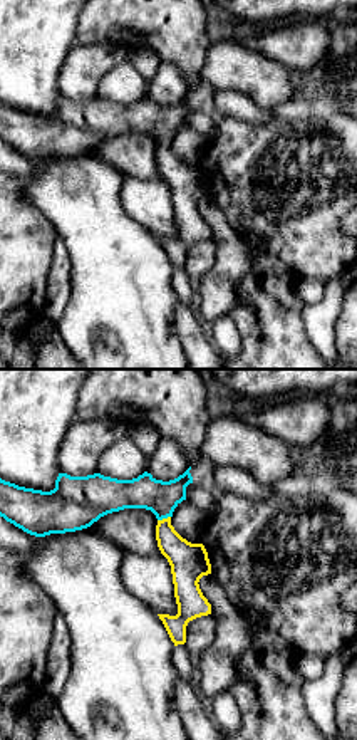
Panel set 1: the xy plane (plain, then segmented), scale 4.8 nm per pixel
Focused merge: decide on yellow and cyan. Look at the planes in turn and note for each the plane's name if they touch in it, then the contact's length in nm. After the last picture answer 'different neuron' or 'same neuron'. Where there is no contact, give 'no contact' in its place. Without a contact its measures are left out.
contact in xy; length 70 nm

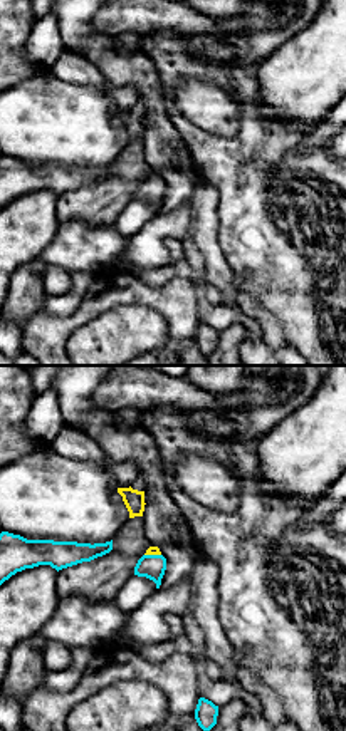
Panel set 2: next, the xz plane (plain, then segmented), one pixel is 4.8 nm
contact in xz; length 80 nm

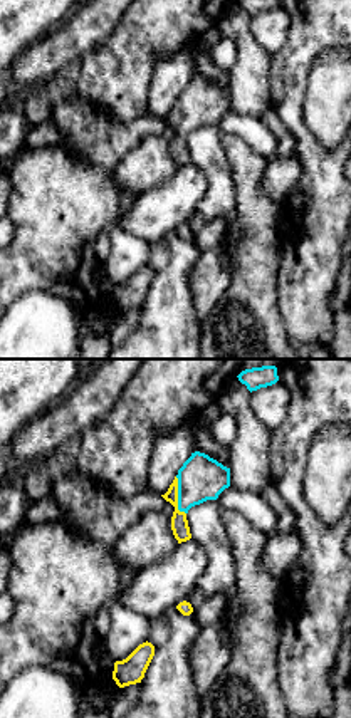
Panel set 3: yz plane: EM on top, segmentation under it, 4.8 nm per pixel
contact in yz; length 190 nm

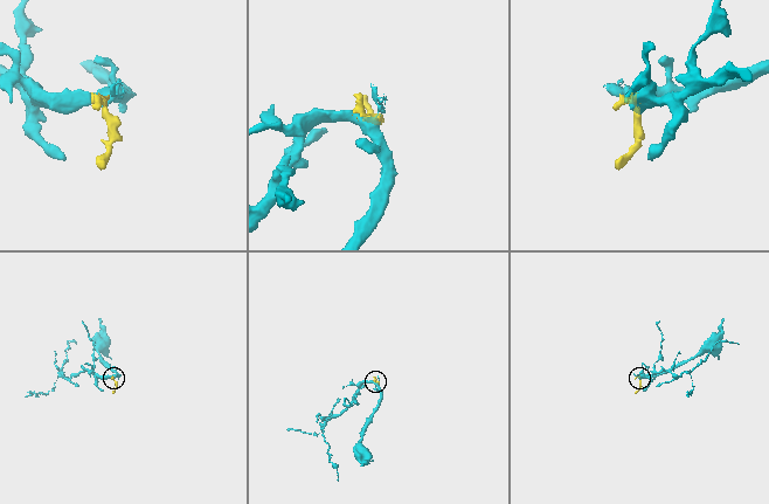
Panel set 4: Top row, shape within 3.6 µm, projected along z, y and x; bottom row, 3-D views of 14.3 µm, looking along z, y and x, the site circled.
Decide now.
same neuron

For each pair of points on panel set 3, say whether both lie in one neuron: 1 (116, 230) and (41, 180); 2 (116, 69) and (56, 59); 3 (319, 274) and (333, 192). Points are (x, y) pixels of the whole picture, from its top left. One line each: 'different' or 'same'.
1: different
2: different
3: same

